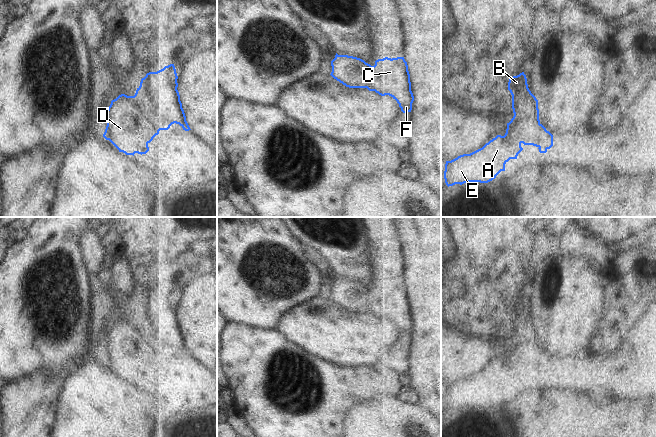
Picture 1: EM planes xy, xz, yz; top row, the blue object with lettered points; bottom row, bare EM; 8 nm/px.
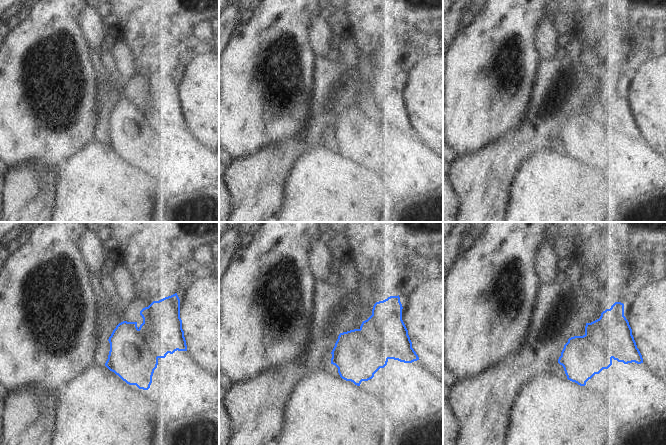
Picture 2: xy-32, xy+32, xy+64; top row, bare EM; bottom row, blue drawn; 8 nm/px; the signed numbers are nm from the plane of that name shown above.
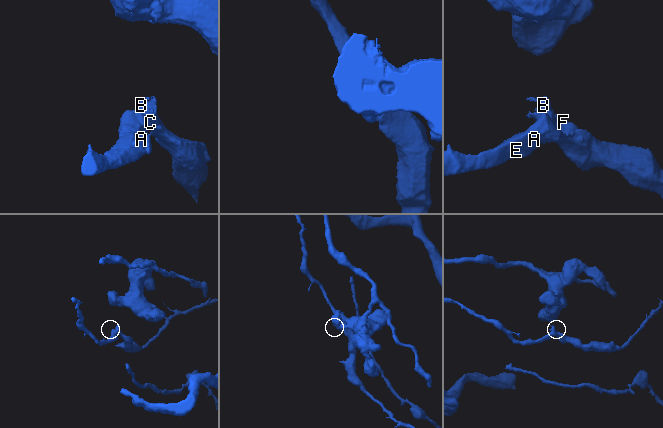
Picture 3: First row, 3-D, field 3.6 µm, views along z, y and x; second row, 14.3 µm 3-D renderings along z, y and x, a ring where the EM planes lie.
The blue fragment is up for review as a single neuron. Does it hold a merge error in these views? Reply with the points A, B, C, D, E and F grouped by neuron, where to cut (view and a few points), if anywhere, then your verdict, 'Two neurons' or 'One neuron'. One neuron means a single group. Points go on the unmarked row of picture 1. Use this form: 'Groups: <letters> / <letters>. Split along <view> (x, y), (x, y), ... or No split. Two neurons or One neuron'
Groups: A D E / B C F. Split along xy (134, 319), (137, 329), (160, 353). Two neurons

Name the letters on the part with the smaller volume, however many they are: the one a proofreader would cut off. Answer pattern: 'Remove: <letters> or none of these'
Remove: A, D, E

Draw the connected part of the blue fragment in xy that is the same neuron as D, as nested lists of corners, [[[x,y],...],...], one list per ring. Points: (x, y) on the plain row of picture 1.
[[[119,319],[111,325],[106,339],[108,345],[103,361],[126,379],[146,378],[149,375],[148,368],[160,355],[153,344],[140,333],[135,320]]]

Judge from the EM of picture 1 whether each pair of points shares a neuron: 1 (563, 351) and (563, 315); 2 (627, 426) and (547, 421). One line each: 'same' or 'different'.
1: same
2: same

